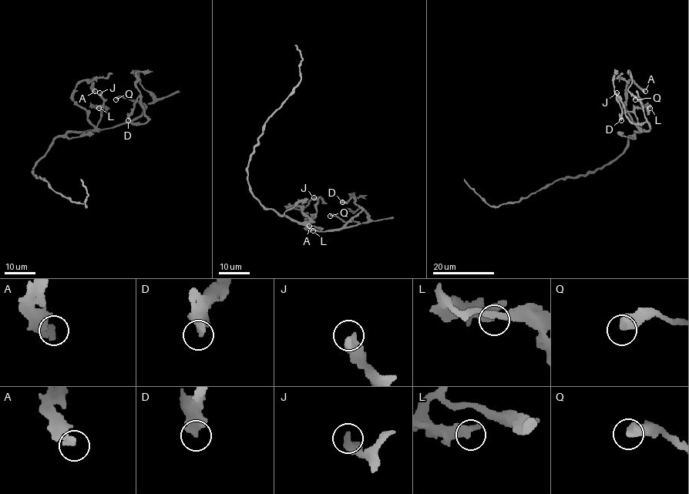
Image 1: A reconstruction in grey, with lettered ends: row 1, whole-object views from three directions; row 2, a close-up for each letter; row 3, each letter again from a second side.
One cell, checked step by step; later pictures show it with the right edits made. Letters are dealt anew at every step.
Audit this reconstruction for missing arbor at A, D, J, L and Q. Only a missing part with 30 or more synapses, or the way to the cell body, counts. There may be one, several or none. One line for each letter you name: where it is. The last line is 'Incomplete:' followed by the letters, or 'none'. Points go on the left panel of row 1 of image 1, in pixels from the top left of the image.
Incomplete: none

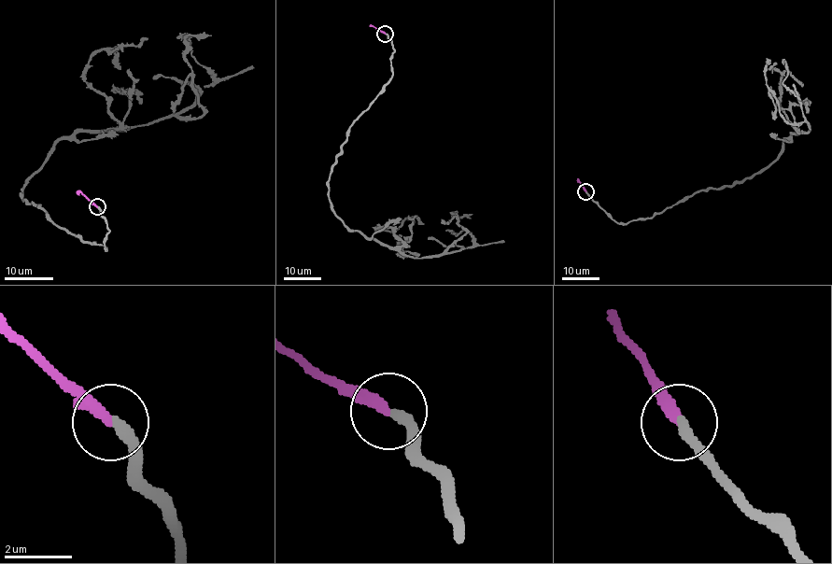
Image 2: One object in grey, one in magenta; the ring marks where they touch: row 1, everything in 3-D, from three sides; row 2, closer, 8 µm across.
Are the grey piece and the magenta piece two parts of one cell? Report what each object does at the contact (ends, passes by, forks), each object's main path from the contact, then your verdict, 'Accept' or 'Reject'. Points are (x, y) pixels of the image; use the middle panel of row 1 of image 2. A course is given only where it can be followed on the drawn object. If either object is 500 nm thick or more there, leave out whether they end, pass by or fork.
At the ring grey ends. At the ring magenta ends. Course of grey: (385, 33), (392, 77), (349, 128), (331, 209), (414, 258), (442, 254), (466, 232), (452, 213), (472, 214). Course of magenta: (385, 33), (369, 25). Accept

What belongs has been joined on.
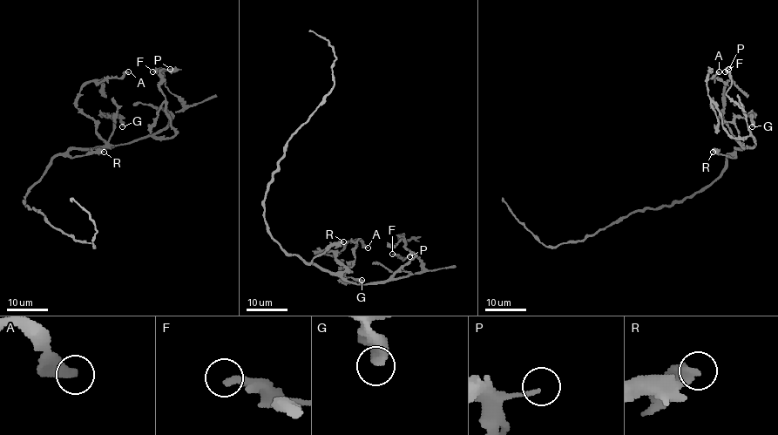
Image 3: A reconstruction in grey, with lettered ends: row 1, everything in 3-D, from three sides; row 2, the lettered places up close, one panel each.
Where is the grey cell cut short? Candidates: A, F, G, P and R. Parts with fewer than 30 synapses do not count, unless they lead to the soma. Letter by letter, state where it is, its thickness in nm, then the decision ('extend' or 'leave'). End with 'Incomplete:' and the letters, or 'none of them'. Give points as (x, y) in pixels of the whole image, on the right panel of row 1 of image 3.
A: (719, 71) | 400 nm | leave
F: (725, 71) | 220 nm | leave
G: (752, 126) | 460 nm | leave
P: (728, 69) | 150 nm | leave
R: (713, 152) | 340 nm | leave
Incomplete: none of them

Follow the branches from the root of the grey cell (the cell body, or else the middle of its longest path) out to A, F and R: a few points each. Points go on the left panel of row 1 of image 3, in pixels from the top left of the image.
A: (34, 185), (55, 157), (104, 146), (97, 124), (77, 106), (77, 96), (91, 81), (128, 71)
F: (34, 185), (68, 149), (107, 148), (158, 133), (182, 102), (165, 85), (164, 75), (152, 71)
R: (34, 185), (57, 155), (74, 158), (104, 152)

